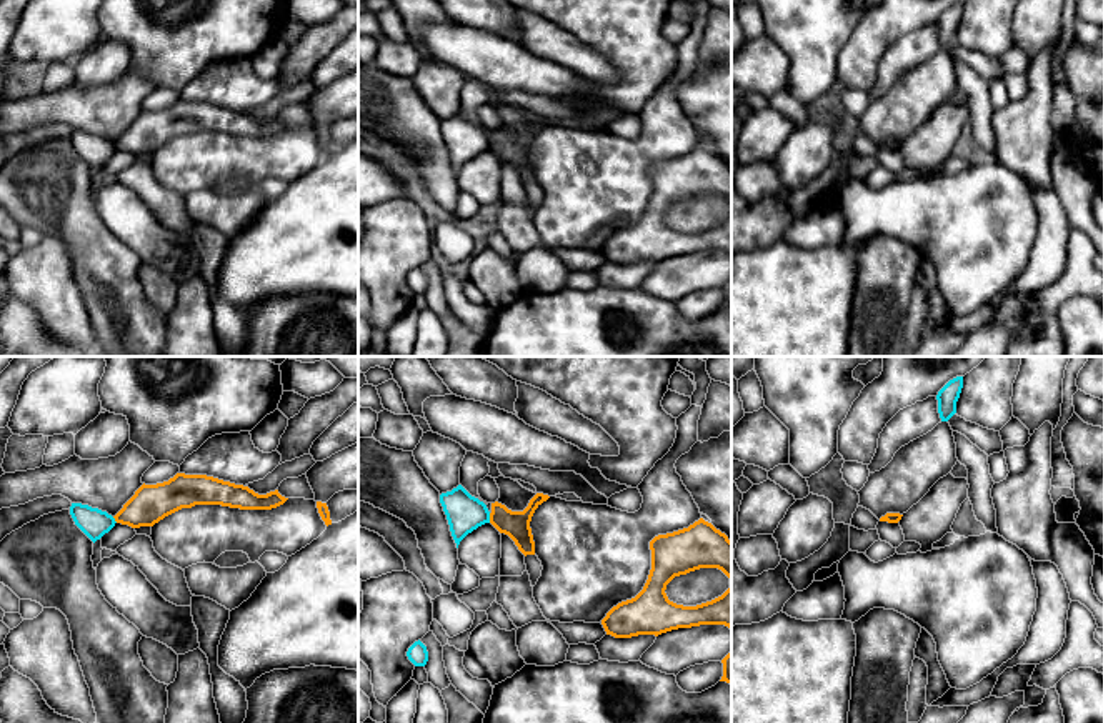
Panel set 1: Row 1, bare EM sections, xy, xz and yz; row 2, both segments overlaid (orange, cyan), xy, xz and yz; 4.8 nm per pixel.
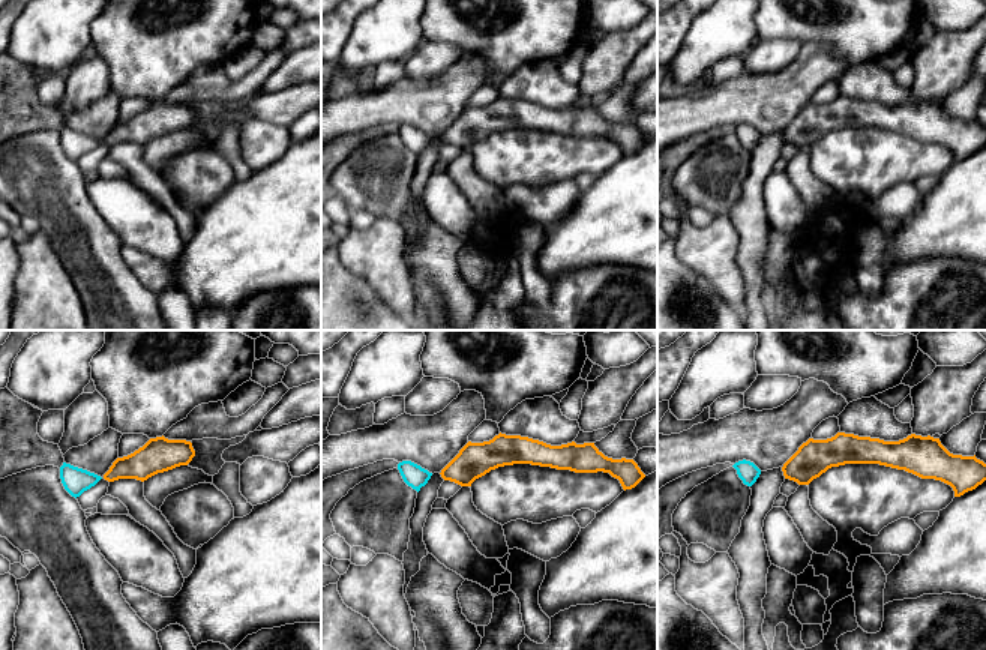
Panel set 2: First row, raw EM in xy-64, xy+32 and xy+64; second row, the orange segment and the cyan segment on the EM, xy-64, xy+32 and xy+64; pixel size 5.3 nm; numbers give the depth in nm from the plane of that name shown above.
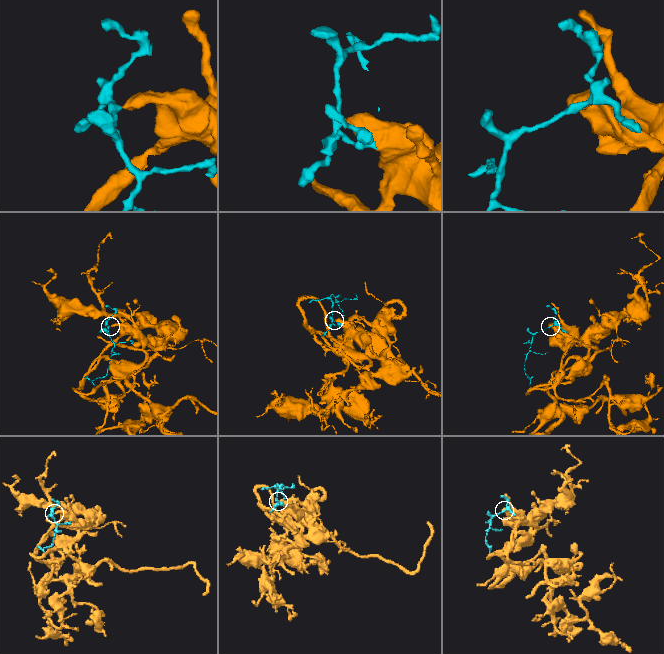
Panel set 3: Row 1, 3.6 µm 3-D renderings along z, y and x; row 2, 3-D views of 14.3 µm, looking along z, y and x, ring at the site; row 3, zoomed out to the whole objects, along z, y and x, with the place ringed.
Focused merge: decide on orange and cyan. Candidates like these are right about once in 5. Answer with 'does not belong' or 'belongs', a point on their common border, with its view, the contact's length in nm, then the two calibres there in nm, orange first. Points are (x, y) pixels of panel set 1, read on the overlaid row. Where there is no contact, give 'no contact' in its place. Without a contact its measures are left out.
does not belong; meets orange in xz at (490, 518); contact 50 nm long; 130 nm thick on the orange side, 180 nm on the other

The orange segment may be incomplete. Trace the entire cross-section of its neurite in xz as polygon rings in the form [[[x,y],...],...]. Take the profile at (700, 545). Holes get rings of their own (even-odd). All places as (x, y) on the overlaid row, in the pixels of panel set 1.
[[[700,518],[688,528],[658,535],[650,541],[651,570],[643,590],[613,606],[601,625],[606,635],[631,638],[661,635],[678,628],[725,625],[731,630],[731,541]],[[700,568],[718,568],[730,578],[730,588],[718,598],[683,606],[668,600],[666,585]]]

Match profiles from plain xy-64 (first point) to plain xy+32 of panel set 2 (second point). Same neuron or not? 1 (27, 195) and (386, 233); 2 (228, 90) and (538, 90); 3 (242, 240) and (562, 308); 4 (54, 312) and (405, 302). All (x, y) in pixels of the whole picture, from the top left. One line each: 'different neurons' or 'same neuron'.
1: different neurons
2: same neuron
3: different neurons
4: same neuron

